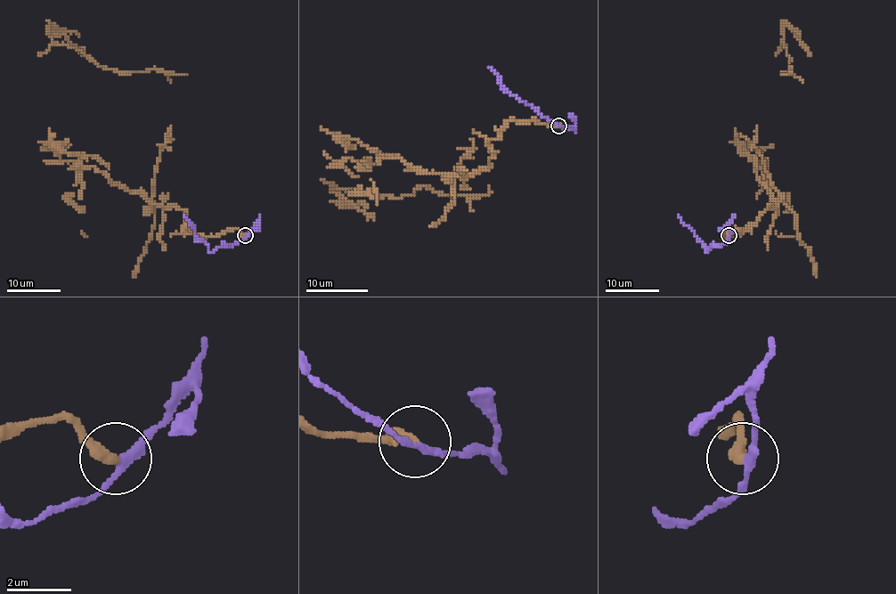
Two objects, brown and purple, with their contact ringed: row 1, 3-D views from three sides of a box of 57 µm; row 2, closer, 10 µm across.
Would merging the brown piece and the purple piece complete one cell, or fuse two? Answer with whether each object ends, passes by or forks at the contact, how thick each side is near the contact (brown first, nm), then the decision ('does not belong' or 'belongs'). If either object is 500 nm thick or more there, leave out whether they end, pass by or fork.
brown ends | purple passes by | 400/240 nm | does not belong

